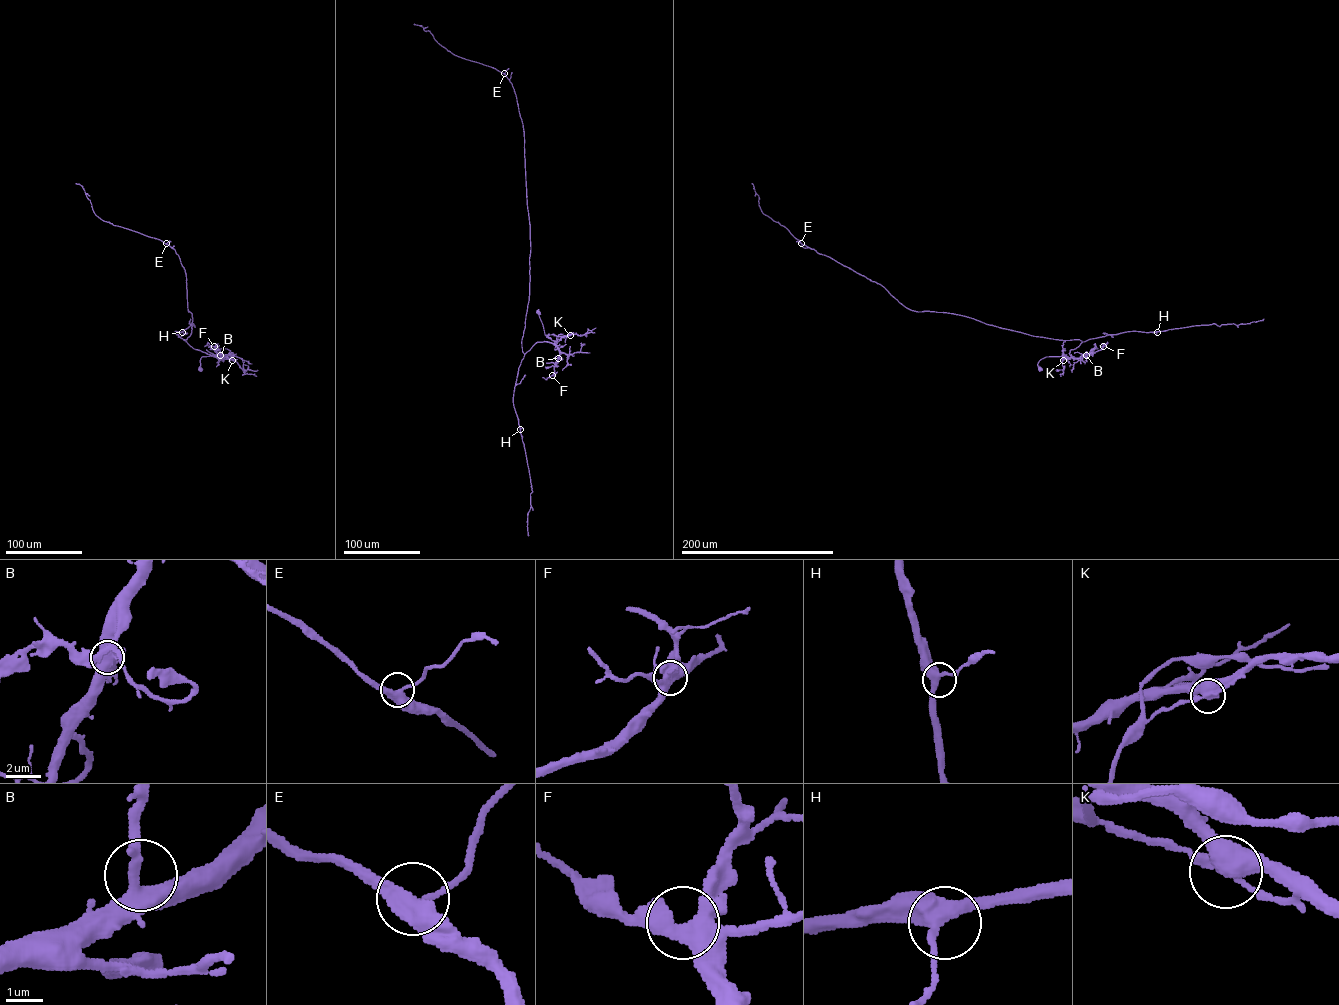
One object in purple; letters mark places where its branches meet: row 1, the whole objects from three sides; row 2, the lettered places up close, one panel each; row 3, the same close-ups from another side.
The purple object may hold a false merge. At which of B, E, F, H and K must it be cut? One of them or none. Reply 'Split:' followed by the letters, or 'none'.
Split: K

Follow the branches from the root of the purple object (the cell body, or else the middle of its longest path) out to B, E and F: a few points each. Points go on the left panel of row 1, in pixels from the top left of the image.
B: (201, 369), (202, 356), (221, 358), (220, 355)
E: (201, 369), (202, 356), (217, 357), (184, 340), (191, 334), (192, 320), (186, 274), (175, 250), (166, 243)
F: (201, 369), (202, 356), (222, 357), (214, 346)

